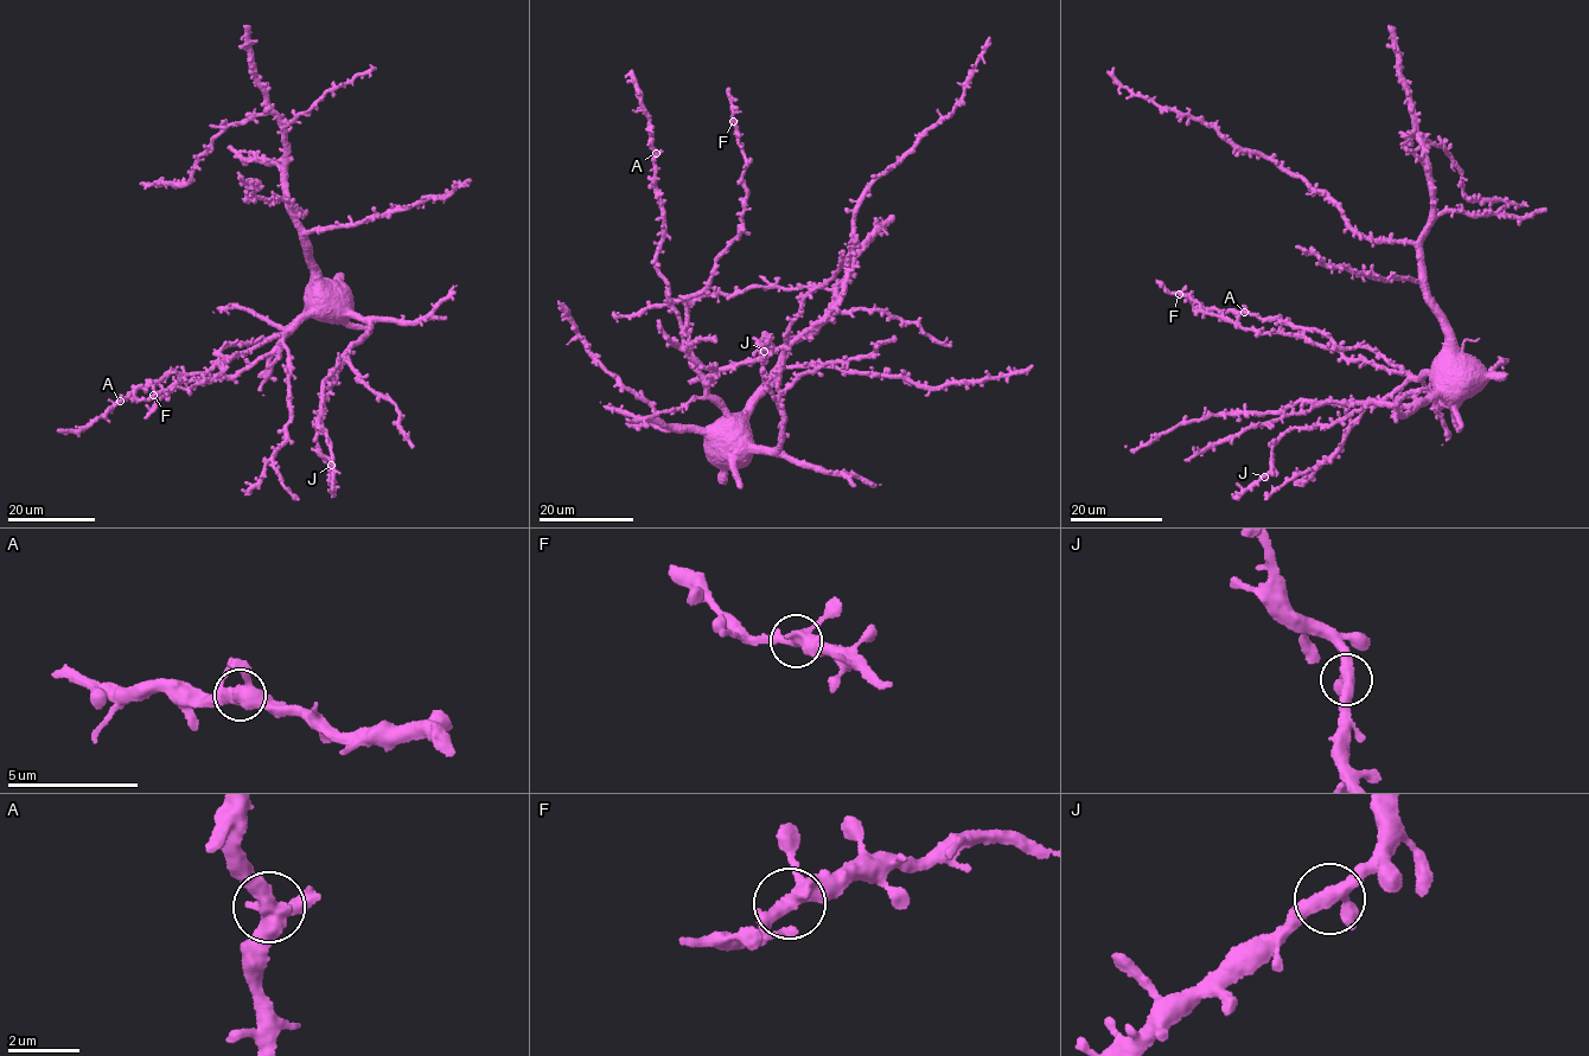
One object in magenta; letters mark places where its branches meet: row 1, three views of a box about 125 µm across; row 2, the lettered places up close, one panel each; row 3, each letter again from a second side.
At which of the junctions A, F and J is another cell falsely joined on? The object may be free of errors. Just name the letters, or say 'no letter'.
no letter

